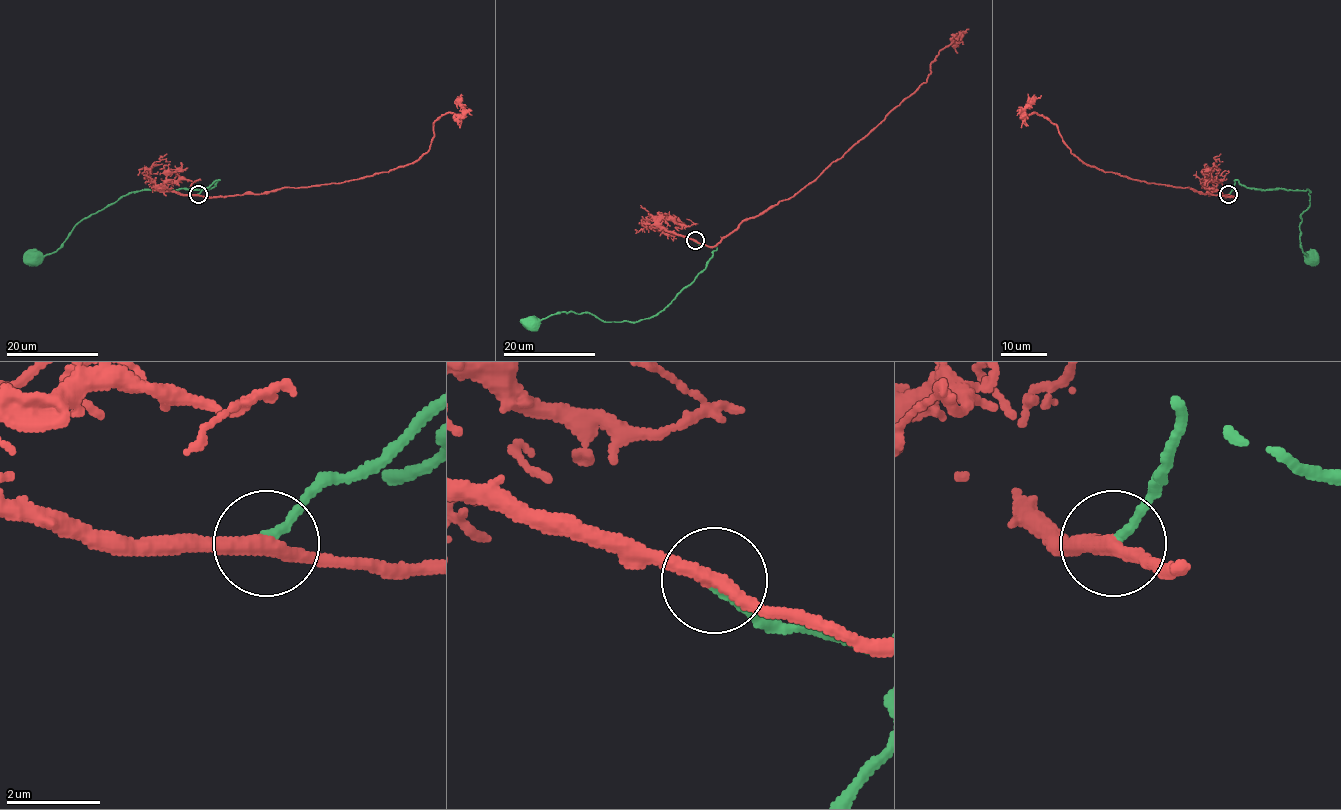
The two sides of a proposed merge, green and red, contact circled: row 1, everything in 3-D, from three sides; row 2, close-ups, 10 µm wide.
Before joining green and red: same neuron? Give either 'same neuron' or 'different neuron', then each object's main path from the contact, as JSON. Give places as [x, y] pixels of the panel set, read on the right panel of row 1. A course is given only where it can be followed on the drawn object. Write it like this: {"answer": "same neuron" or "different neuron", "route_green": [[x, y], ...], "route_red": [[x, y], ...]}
{"answer": "same neuron", "route_green": [[1229, 195], [1237, 180], [1257, 189], [1309, 191], [1309, 206], [1301, 214], [1300, 237], [1301, 249], [1310, 257]], "route_red": [[1229, 195], [1148, 183], [1085, 164], [1071, 151], [1058, 128], [1039, 114], [1025, 112], [1041, 95]]}

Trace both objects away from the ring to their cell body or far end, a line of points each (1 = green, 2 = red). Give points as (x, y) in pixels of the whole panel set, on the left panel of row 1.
1: (197, 195), (219, 180), (206, 189), (130, 191), (83, 218), (57, 249), (48, 255), (35, 253), (34, 257)
2: (197, 195), (218, 197), (341, 183), (412, 164), (427, 151), (433, 123), (444, 114), (462, 112), (460, 95)

